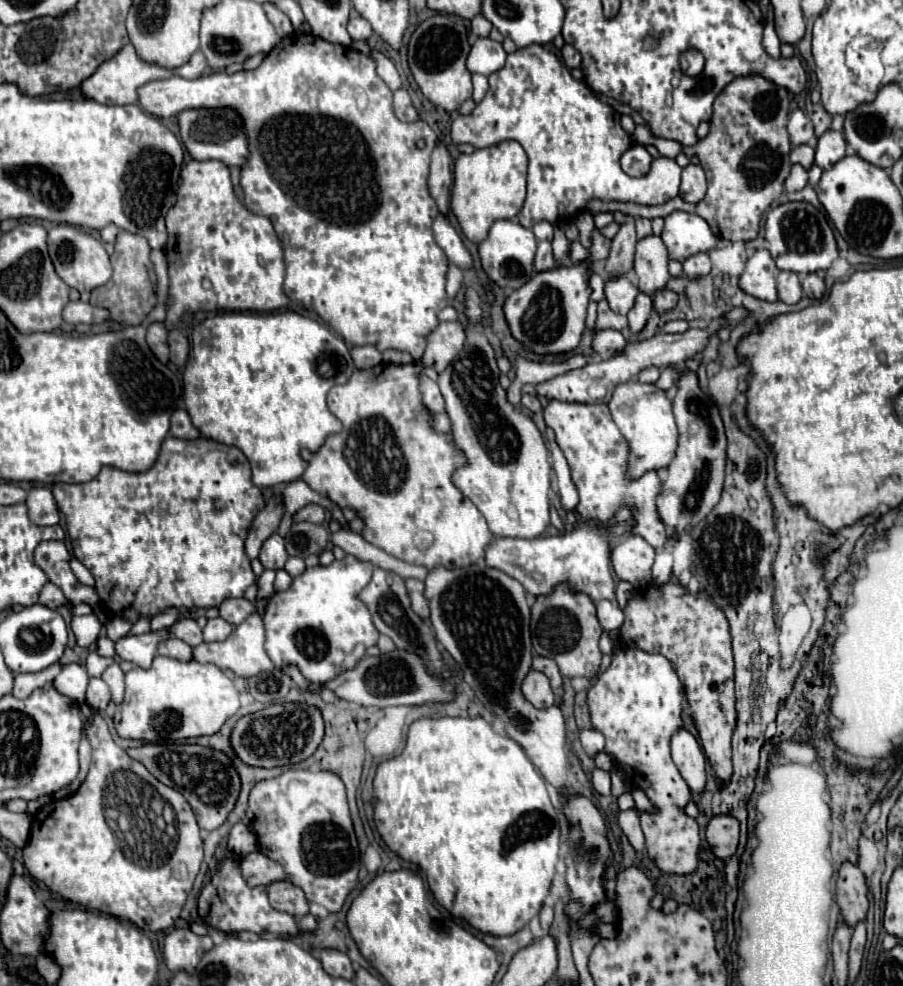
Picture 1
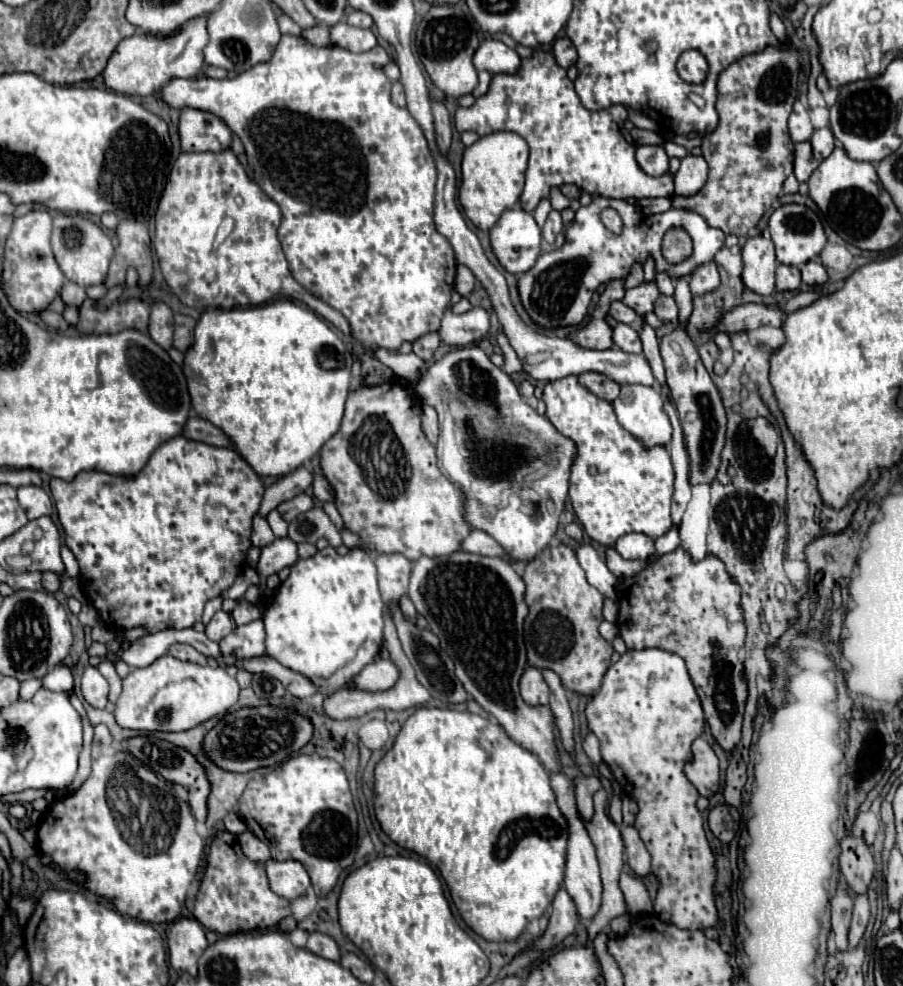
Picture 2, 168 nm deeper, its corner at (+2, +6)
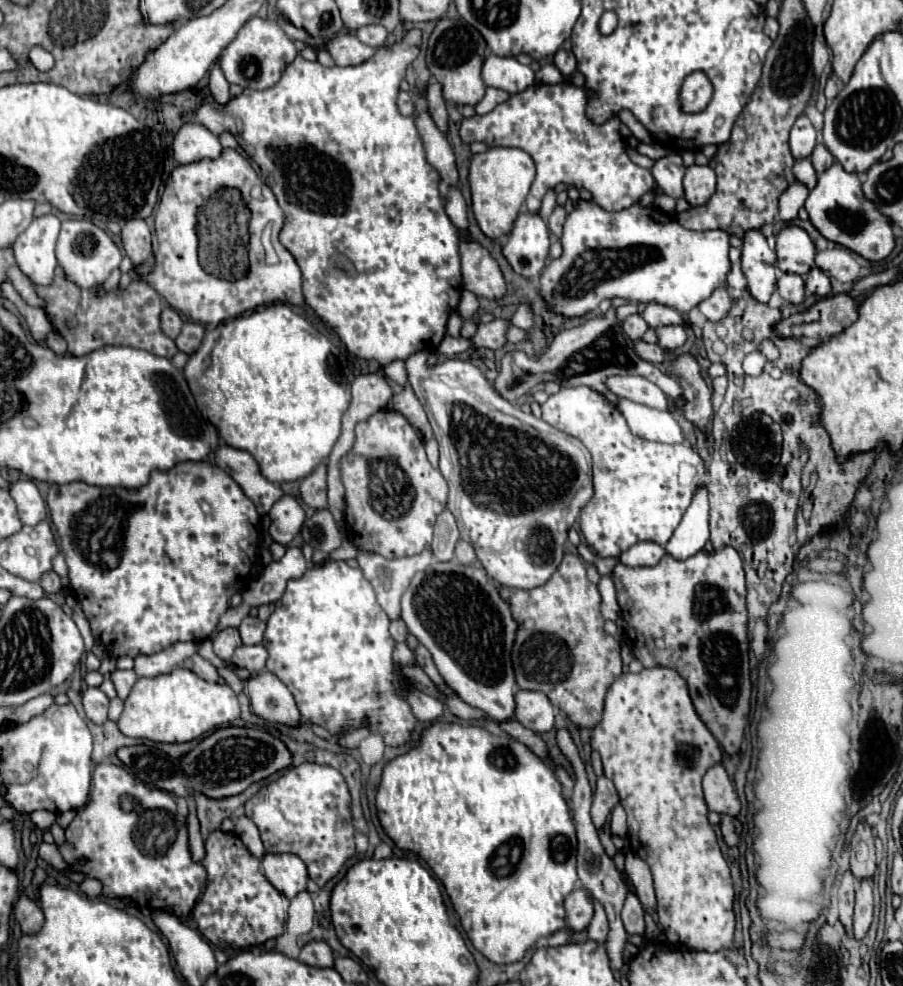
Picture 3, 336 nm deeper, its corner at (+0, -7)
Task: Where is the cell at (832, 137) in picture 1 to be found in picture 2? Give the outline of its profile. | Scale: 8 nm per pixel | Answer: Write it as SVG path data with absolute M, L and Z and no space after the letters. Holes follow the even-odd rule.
M829 127L813 131L809 141L813 145L813 157L817 161L823 161L825 157L829 157L829 153L833 153L833 149L835 149L835 137L833 137L833 131Z

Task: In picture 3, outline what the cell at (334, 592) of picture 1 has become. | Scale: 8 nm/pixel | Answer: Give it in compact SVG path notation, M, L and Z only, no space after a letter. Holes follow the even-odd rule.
M329 560L311 566L303 578L291 580L285 594L275 604L275 612L267 620L261 644L269 652L267 670L291 690L301 714L311 724L319 724L331 734L367 726L371 732L383 734L387 746L403 746L411 740L417 718L407 700L403 700L405 680L391 656L395 640L389 634L389 618L383 614L373 586L365 580L359 568L349 568L341 560Z

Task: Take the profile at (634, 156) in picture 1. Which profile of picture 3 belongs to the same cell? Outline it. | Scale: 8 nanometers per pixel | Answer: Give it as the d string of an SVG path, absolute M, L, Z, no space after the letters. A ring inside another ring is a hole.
M669 152L667 156L659 158L657 164L651 168L651 174L657 186L673 198L683 198L683 174L685 166L679 152Z

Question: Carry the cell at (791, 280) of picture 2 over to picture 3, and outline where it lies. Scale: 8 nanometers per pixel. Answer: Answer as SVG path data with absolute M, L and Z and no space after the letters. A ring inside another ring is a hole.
M783 274L777 280L777 292L791 304L801 304L805 298L805 282L797 274Z

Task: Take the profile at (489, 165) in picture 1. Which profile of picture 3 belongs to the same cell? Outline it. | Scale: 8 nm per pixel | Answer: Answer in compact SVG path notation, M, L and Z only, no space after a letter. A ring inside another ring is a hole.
M489 148L483 154L475 154L469 168L469 184L473 198L473 214L479 222L479 228L489 238L499 238L509 234L513 222L525 202L525 196L535 178L533 158L519 148Z

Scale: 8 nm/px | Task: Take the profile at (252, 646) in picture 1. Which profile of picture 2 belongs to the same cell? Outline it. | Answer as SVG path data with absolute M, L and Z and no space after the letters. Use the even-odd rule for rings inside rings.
M263 619L251 621L247 625L235 627L227 637L219 641L221 653L233 655L233 657L263 657L265 655L265 631L263 631Z

